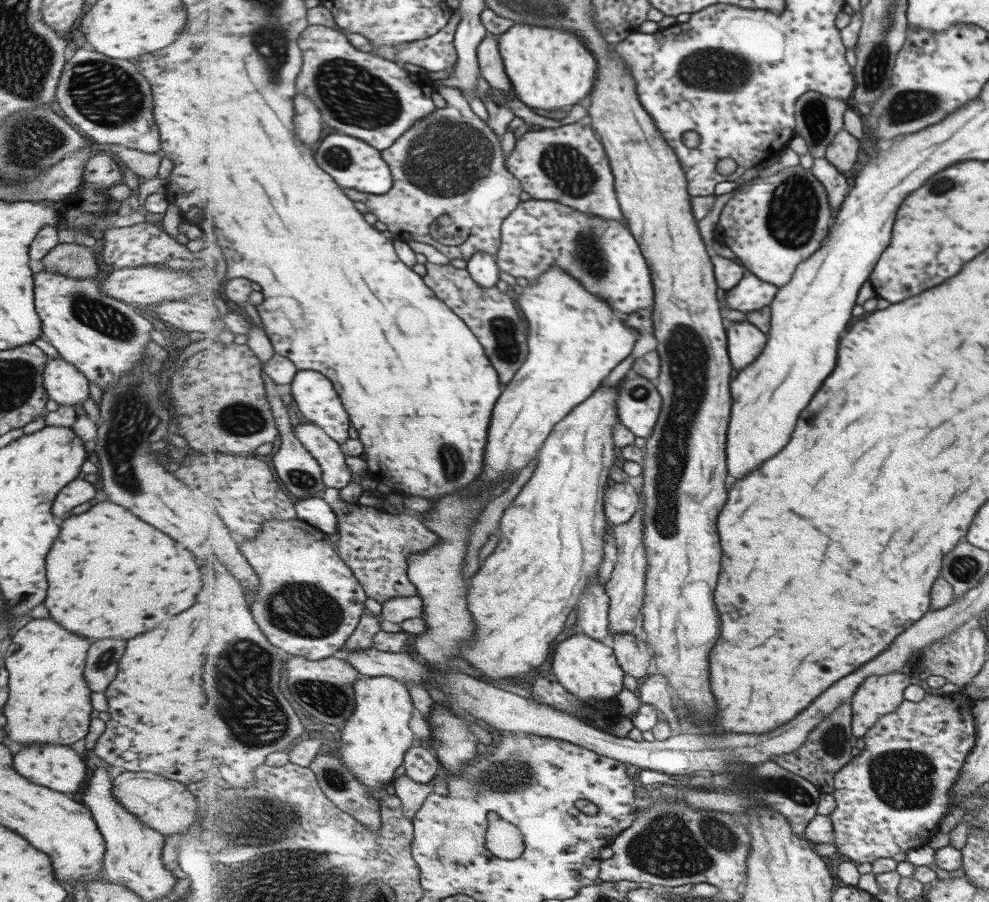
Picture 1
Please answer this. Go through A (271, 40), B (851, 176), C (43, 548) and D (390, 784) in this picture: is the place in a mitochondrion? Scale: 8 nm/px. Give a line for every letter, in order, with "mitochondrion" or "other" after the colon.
A: mitochondrion
B: other
C: other
D: other

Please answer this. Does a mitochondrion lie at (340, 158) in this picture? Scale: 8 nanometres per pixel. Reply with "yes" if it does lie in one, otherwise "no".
yes

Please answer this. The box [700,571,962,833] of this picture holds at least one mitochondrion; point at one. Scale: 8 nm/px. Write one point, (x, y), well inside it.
(905, 778)

